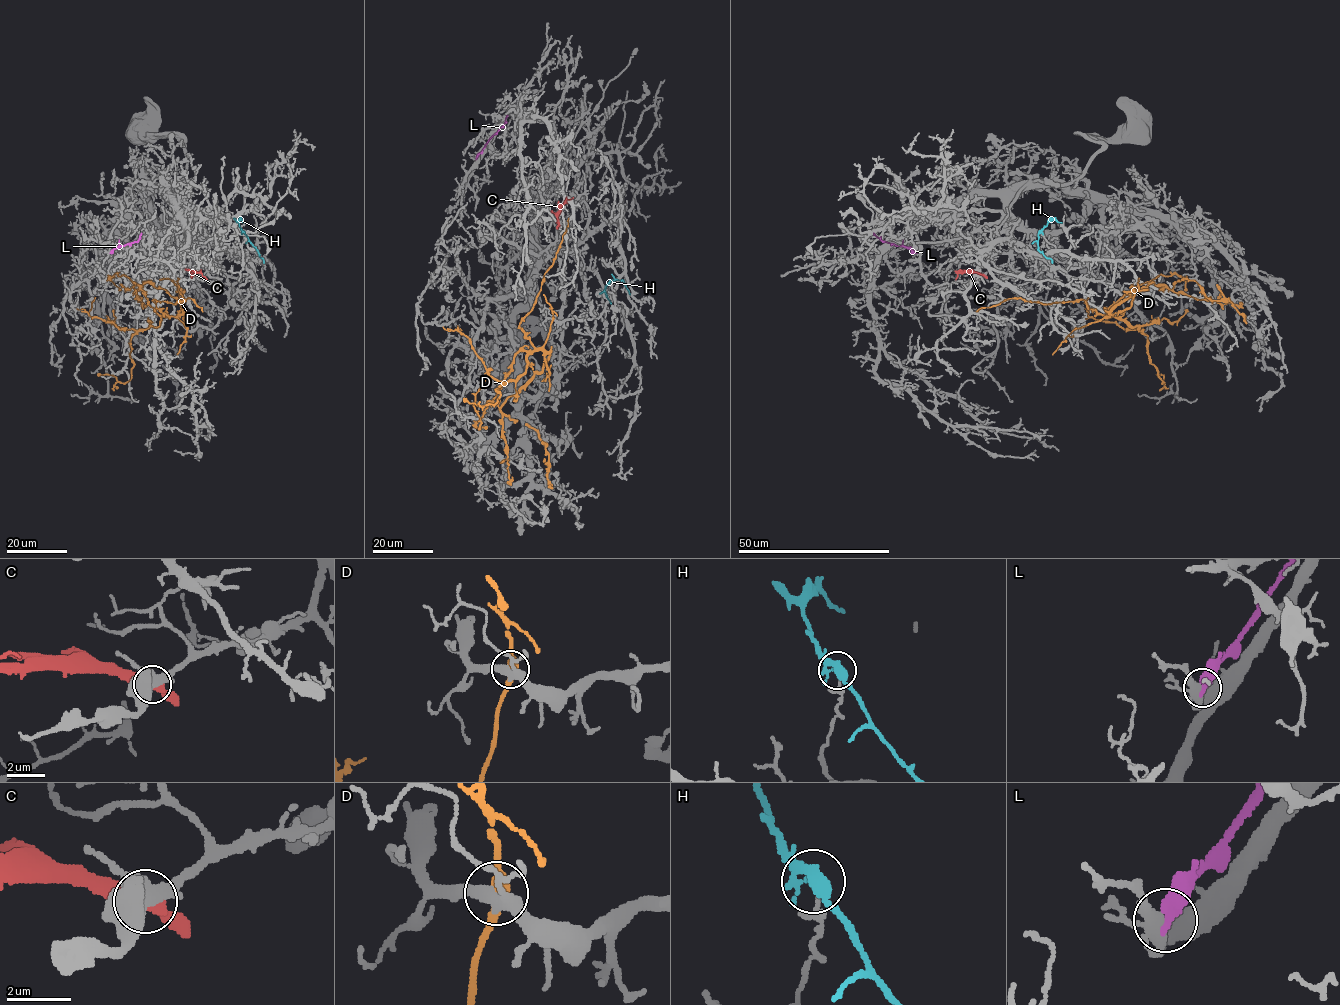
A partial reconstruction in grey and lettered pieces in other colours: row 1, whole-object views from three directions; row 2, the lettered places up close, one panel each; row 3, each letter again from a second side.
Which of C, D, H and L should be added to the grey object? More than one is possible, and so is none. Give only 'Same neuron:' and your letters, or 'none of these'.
Same neuron: H

